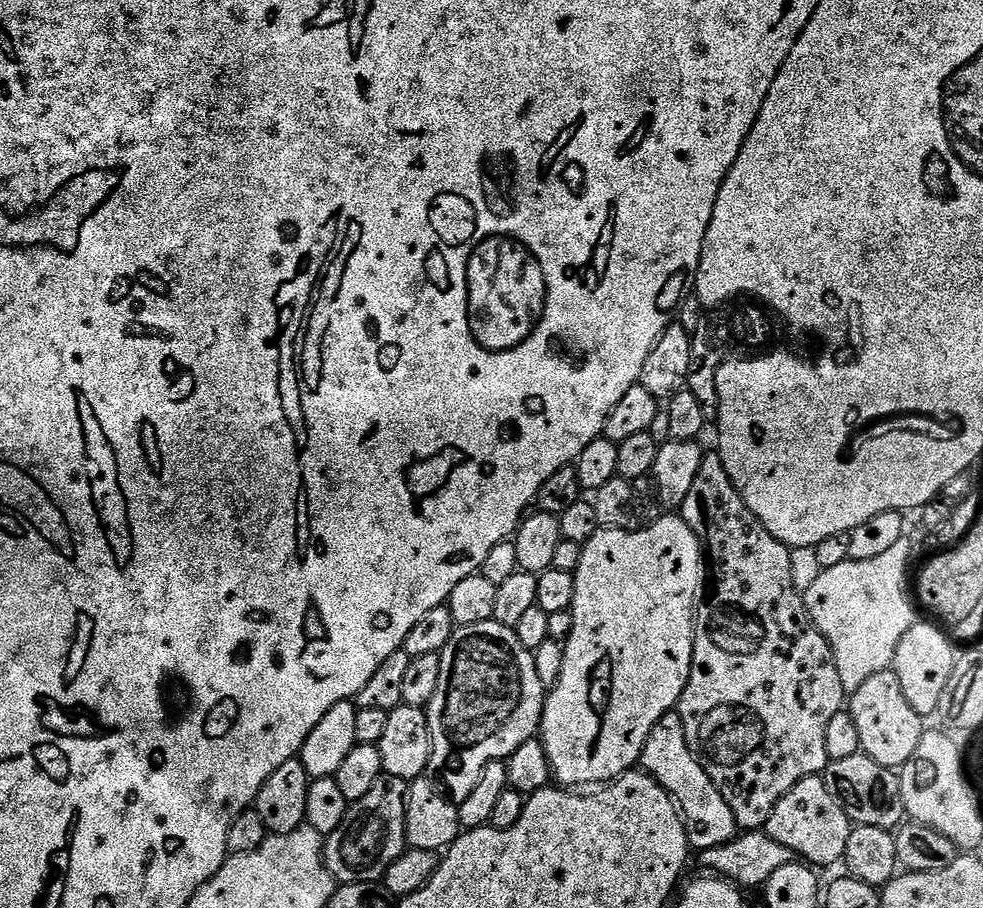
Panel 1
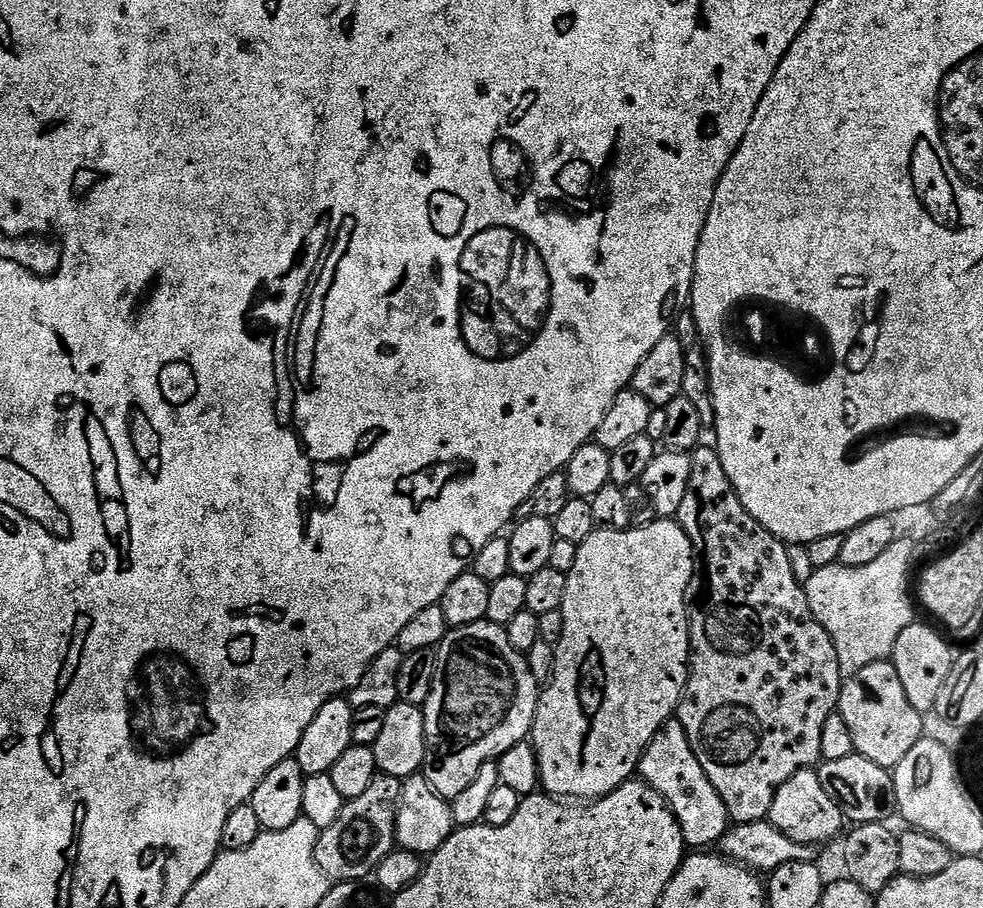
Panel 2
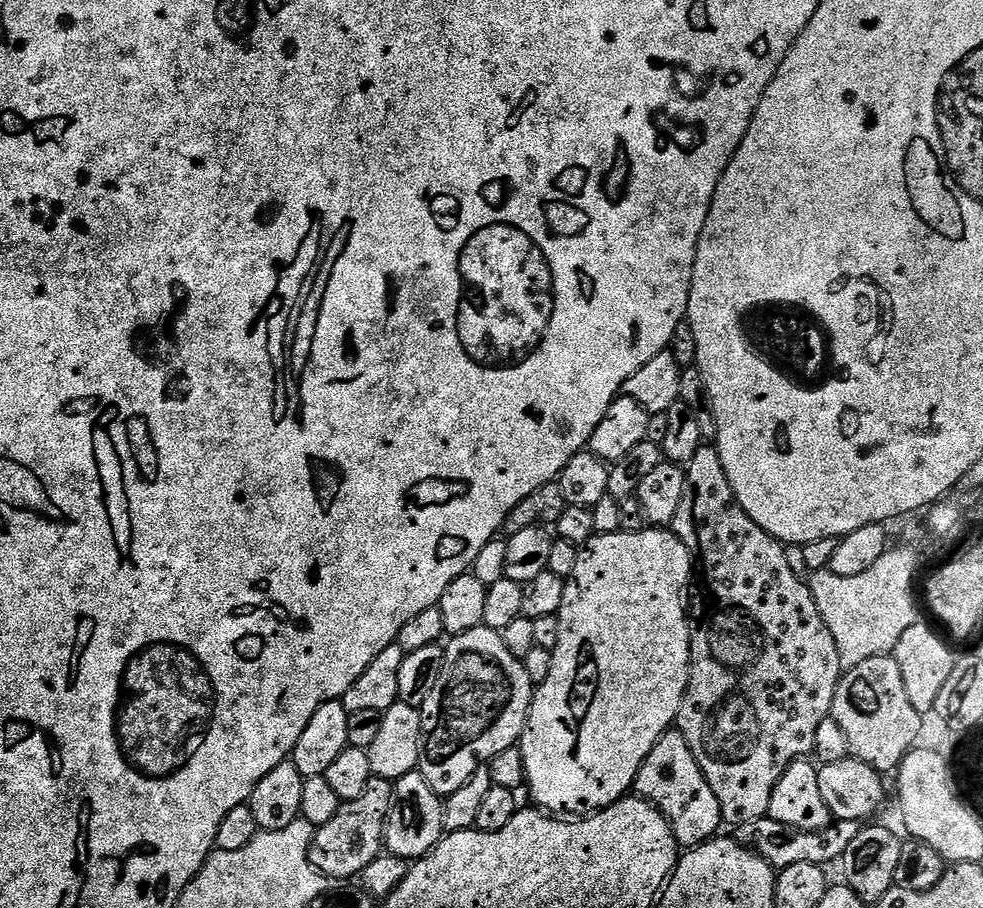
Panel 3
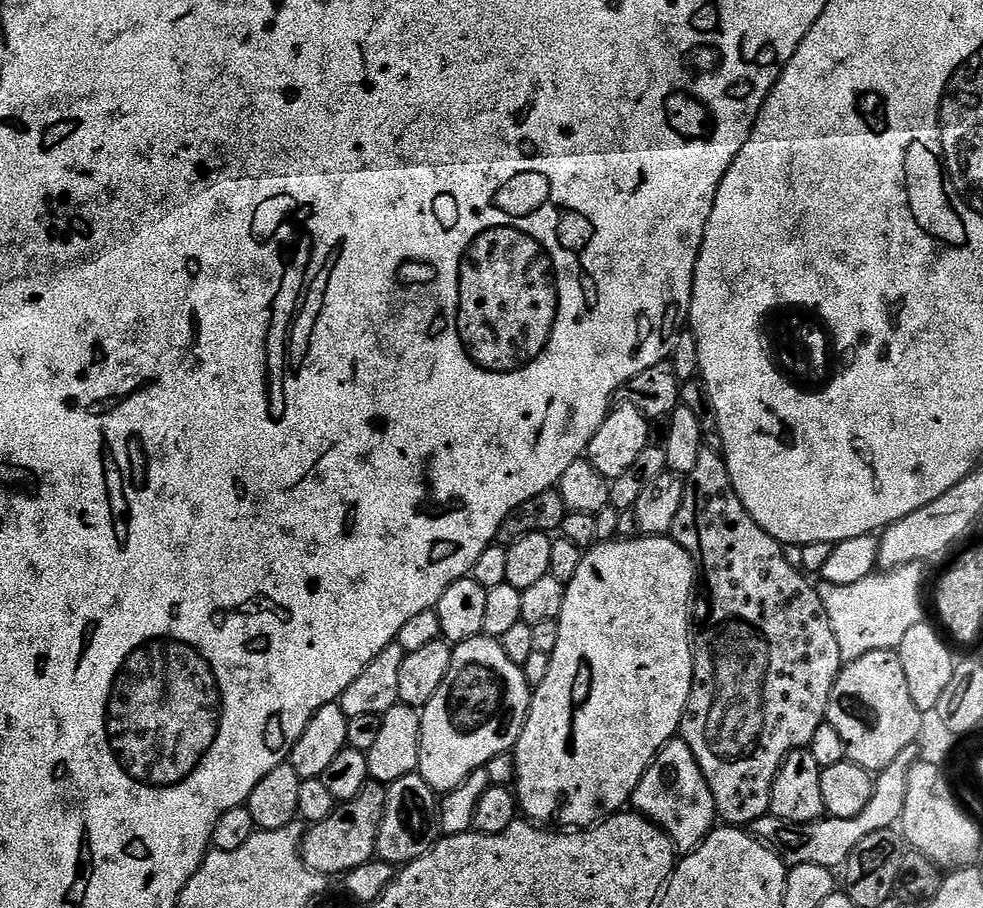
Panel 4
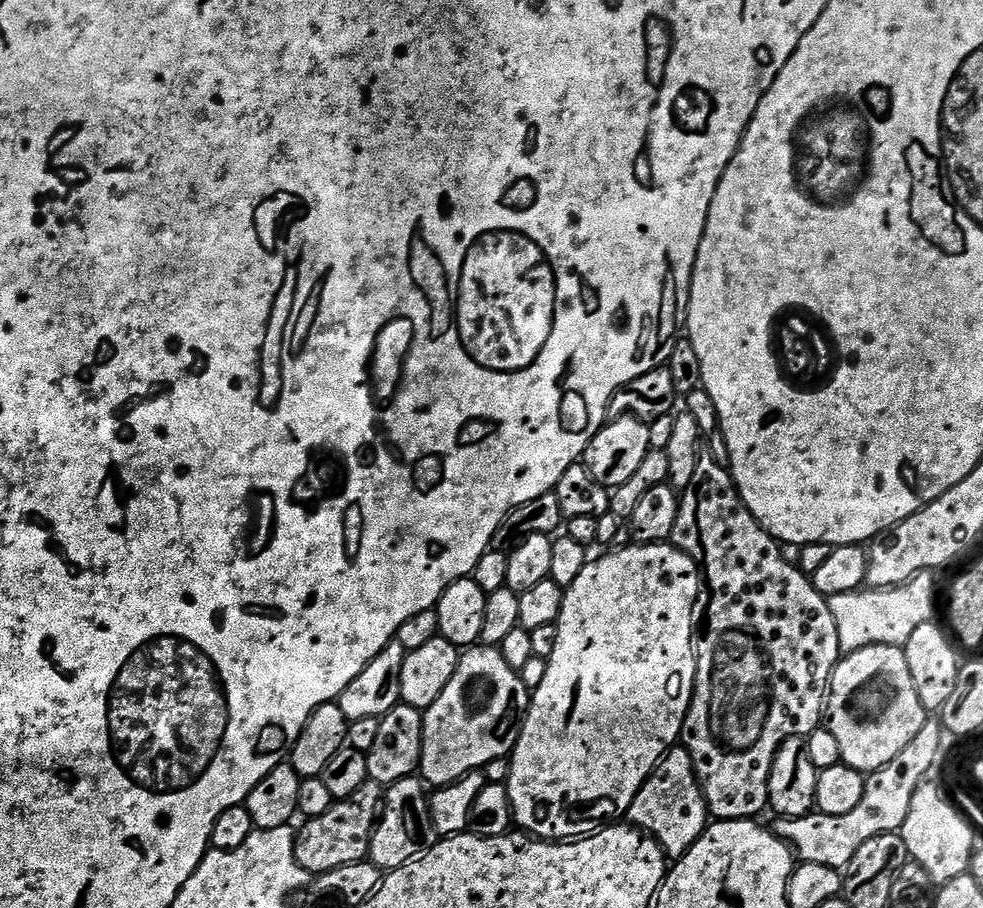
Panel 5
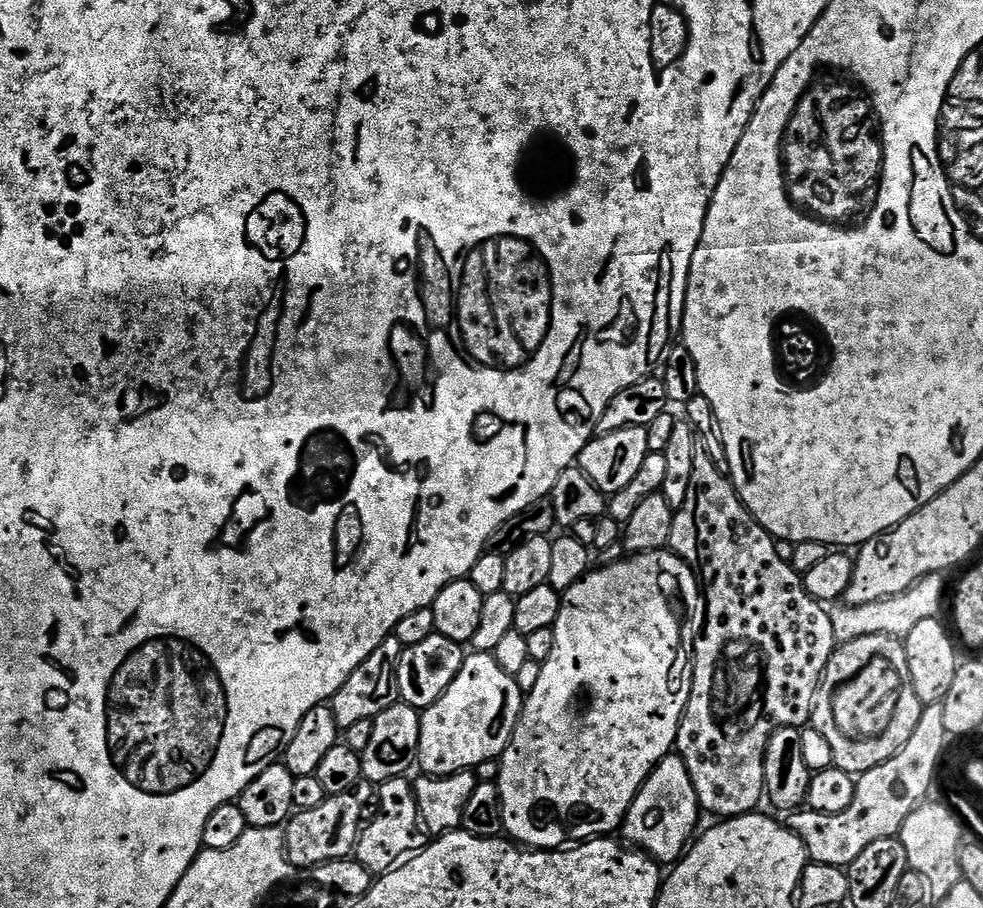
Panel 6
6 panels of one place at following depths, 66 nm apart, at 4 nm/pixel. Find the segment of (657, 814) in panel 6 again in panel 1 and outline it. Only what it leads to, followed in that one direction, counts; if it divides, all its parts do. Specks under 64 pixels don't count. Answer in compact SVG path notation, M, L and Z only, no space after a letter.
M679 711L668 712L654 730L650 730L650 738L646 738L646 746L640 755L639 767L656 779L676 801L684 818L689 849L722 846L738 835L734 810L726 806L726 798L722 798L722 794L718 794L718 786L710 782L710 774L706 774L700 757L690 750L686 742L686 726L682 726Z

